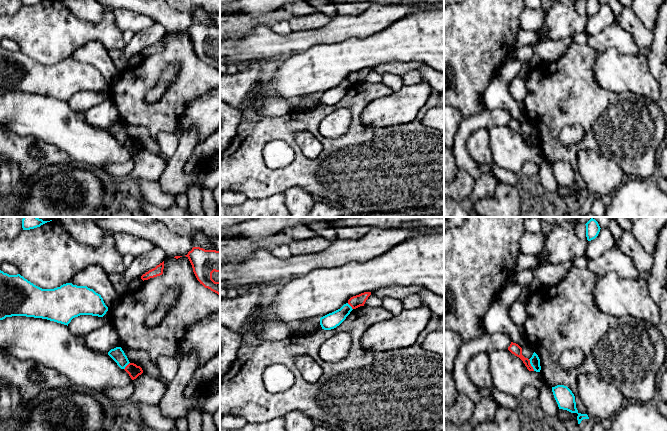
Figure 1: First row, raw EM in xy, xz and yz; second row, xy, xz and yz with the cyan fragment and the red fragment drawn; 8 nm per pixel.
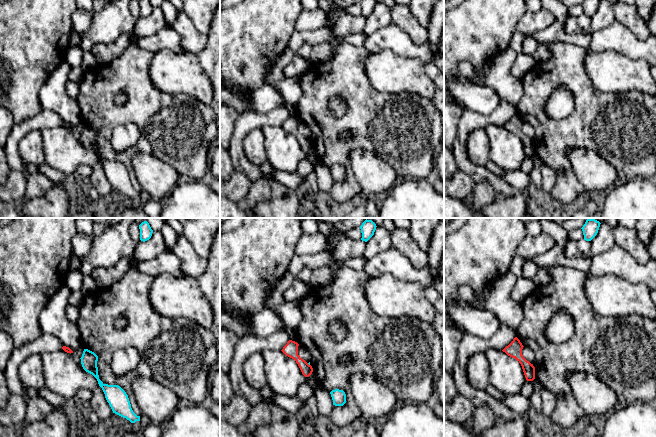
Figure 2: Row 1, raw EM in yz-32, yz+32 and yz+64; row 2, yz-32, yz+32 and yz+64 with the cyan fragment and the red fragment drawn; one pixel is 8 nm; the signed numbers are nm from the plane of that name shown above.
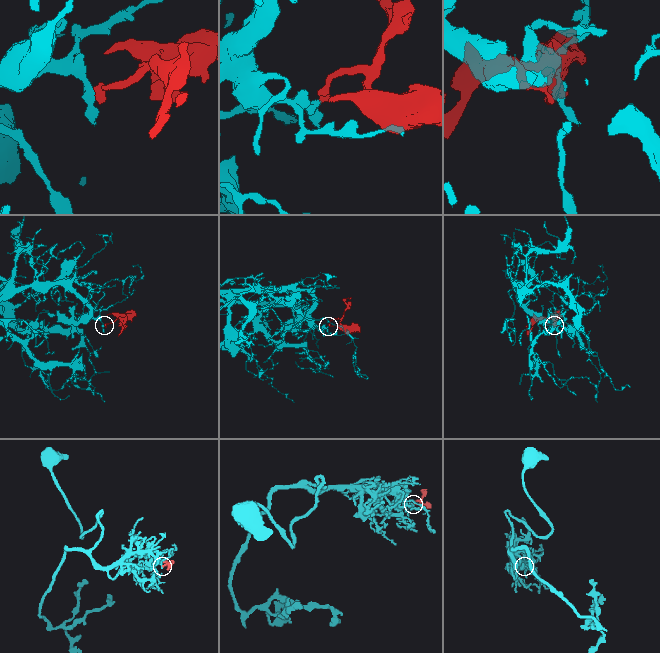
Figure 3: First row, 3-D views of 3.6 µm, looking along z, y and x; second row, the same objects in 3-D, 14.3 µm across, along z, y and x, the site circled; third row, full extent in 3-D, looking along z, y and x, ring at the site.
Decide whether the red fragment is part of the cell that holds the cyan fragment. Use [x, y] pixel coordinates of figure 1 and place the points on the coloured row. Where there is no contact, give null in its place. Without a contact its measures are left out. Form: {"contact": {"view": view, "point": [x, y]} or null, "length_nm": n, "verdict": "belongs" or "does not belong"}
{"contact": {"view": "yz", "point": [531, 365]}, "length_nm": 110, "verdict": "does not belong"}

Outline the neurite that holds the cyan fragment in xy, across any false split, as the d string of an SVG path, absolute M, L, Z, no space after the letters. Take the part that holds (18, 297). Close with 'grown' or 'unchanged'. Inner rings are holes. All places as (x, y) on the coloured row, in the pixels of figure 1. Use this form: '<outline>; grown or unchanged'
M0 270L0 320L12 316L42 318L67 325L80 315L103 317L108 311L103 298L87 286L66 283L54 289L42 289L20 274L9 275Z; unchanged

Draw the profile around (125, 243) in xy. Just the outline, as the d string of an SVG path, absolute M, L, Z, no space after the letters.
M128 233L112 234L118 252L124 256L126 254L138 257L156 247L155 243Z

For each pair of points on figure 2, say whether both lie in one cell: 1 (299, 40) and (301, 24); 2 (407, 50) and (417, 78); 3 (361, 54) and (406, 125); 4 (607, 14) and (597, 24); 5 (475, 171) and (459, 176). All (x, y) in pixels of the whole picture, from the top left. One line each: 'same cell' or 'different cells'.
1: different cells
2: different cells
3: same cell
4: same cell
5: different cells

